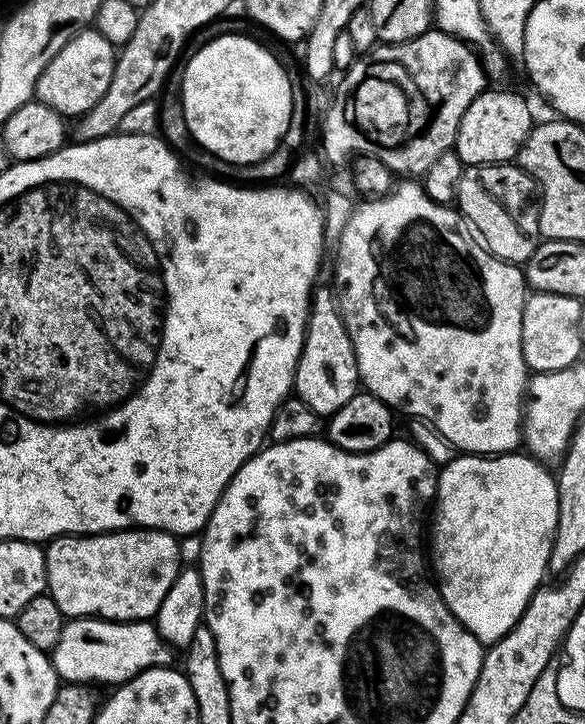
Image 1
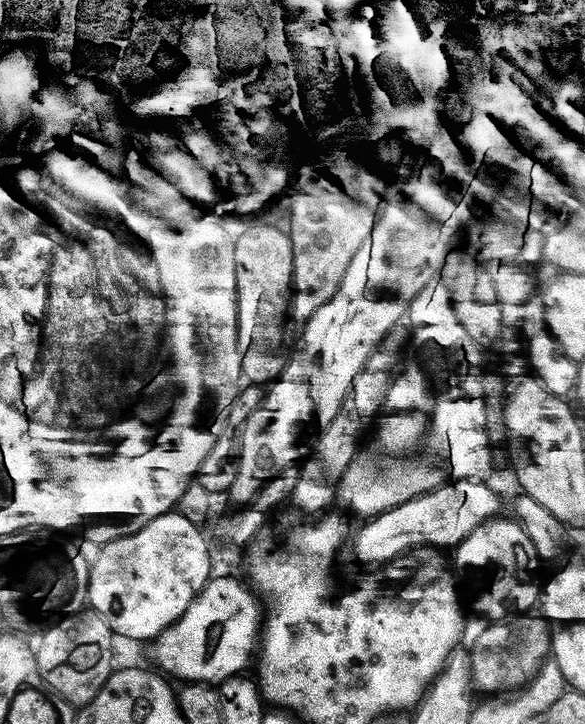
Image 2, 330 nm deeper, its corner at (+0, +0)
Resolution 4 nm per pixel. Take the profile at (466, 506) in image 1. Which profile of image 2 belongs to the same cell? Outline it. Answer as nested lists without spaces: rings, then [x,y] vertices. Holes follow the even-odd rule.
[[[506,510],[498,511],[479,521],[472,533],[468,534],[460,544],[450,548],[452,557],[449,555],[446,560],[455,591],[458,596],[460,591],[460,596],[464,599],[463,607],[465,609],[468,607],[480,622],[505,620],[507,616],[529,607],[536,594],[536,556],[532,553],[532,543],[524,533],[523,523],[506,512]]]

